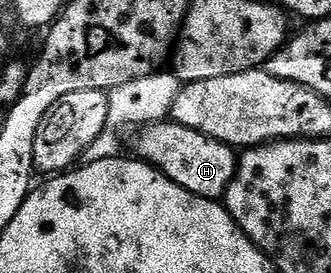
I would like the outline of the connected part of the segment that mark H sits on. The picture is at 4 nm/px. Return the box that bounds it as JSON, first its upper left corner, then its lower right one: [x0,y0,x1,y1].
[132,122,237,201]

